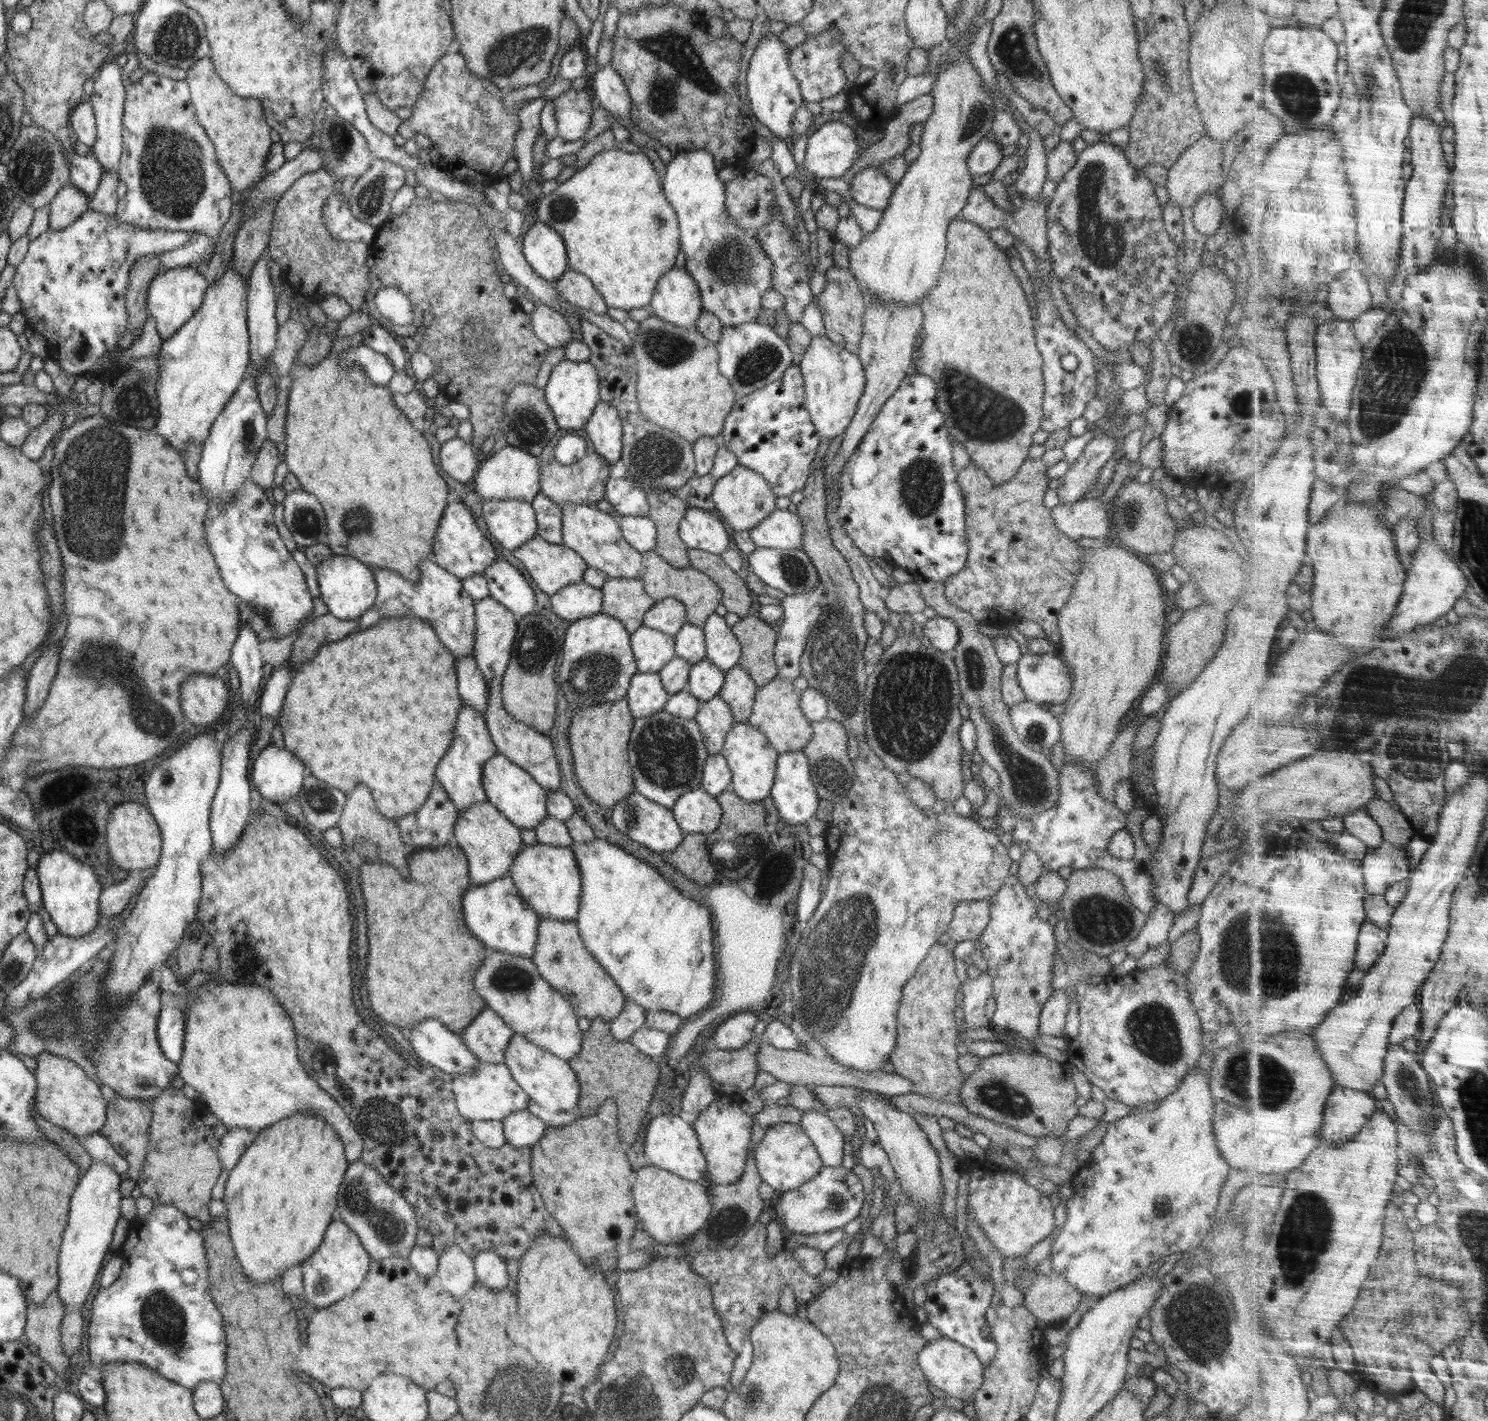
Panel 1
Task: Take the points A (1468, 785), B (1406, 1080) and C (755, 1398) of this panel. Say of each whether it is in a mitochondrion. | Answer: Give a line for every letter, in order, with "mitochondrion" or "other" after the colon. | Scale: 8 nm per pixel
A: other
B: mitochondrion
C: mitochondrion

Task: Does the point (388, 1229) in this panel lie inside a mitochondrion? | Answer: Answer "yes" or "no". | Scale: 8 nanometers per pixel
yes

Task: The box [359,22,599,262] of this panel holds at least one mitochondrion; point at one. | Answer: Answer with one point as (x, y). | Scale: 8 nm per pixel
(509, 51)

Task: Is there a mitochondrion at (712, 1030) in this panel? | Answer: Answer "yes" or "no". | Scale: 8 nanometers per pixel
no

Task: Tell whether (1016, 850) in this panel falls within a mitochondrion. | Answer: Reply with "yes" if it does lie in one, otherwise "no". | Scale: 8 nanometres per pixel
no

